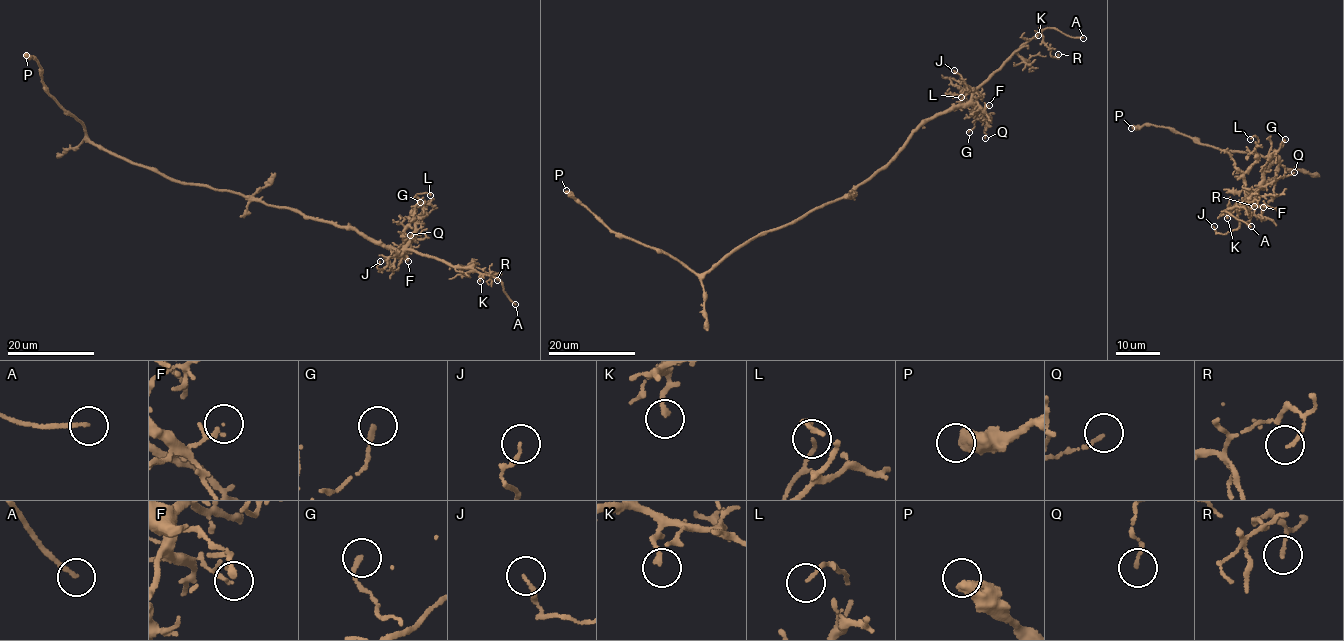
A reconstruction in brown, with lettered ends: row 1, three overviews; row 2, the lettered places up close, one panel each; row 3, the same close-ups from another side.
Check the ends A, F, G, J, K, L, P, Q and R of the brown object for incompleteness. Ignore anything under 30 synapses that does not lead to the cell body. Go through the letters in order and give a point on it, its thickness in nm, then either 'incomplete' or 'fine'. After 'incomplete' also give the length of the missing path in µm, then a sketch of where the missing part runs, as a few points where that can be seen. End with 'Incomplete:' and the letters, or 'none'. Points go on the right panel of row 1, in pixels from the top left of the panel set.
A: place (1251, 226); calibre 140 nm; incomplete; missing 7 µm
F: place (1263, 207); calibre 110 nm; fine
G: place (1285, 139); calibre 160 nm; fine
J: place (1214, 226); calibre 130 nm; fine
K: place (1227, 218); calibre 190 nm; fine
L: place (1250, 139); calibre 90 nm; fine
P: place (1131, 128); calibre 500 nm; fine
Q: place (1294, 172); calibre 130 nm; fine
R: place (1254, 206); calibre 120 nm; fine
Incomplete: A

